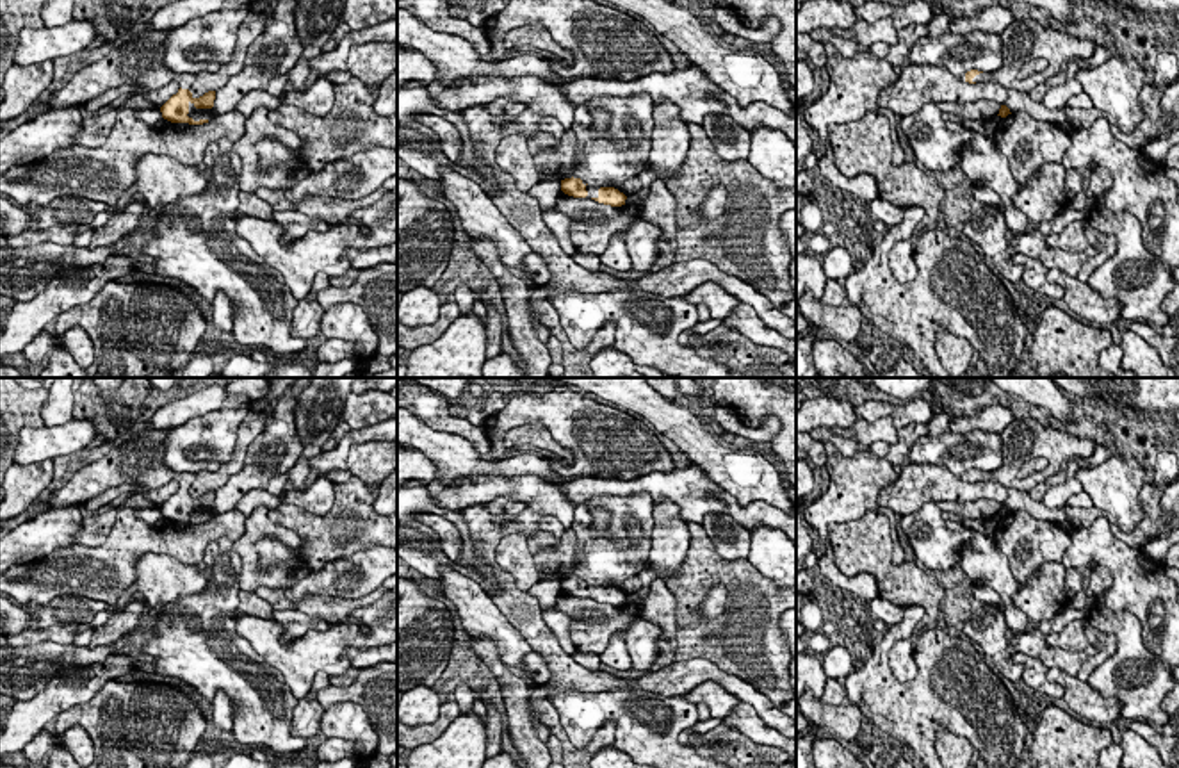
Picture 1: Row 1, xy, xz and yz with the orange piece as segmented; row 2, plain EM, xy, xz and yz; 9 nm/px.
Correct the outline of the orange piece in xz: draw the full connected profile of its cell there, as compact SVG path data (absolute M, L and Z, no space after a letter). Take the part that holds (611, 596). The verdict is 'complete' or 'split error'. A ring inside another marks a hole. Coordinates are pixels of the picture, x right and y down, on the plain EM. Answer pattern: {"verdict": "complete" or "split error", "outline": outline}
{"verdict": "split error", "outline": "M565 577L561 579L561 590L573 597L591 597L598 602L622 606L625 604L627 595L614 586L593 586L584 584L581 577Z"}

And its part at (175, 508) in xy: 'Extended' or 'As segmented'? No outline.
Extended

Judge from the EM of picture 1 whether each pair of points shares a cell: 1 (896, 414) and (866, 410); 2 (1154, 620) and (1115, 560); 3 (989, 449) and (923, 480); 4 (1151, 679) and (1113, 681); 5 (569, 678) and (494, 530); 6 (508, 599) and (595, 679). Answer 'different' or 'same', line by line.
1: same
2: same
3: different
4: same
5: same
6: same

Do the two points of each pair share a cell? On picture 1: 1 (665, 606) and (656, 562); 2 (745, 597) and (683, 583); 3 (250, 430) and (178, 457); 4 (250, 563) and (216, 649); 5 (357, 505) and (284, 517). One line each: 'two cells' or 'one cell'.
1: two cells
2: one cell
3: two cells
4: two cells
5: one cell

